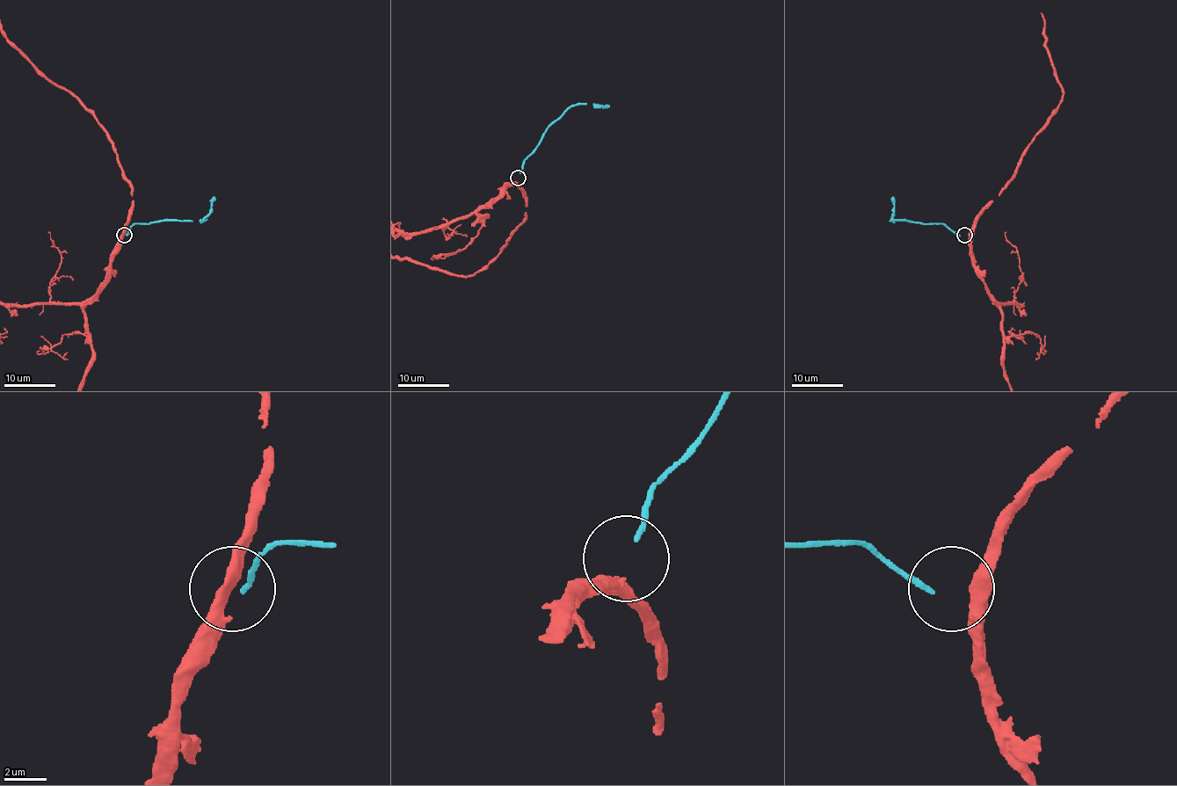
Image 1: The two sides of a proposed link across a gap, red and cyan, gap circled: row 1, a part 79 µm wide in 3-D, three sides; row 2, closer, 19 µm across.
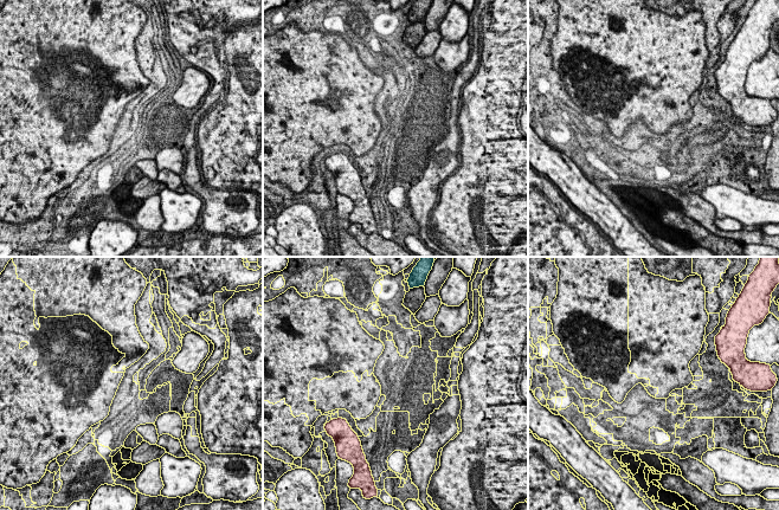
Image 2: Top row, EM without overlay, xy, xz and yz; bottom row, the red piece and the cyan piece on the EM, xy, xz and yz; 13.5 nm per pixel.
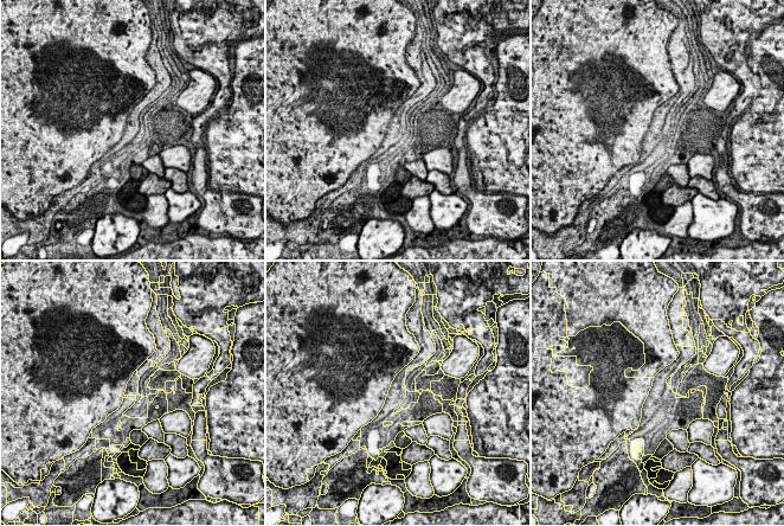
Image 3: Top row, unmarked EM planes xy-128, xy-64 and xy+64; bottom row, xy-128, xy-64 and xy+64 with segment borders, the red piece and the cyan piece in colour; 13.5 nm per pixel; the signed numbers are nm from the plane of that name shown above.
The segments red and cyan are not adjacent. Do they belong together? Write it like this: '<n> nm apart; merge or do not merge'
2000 nm apart; merge

